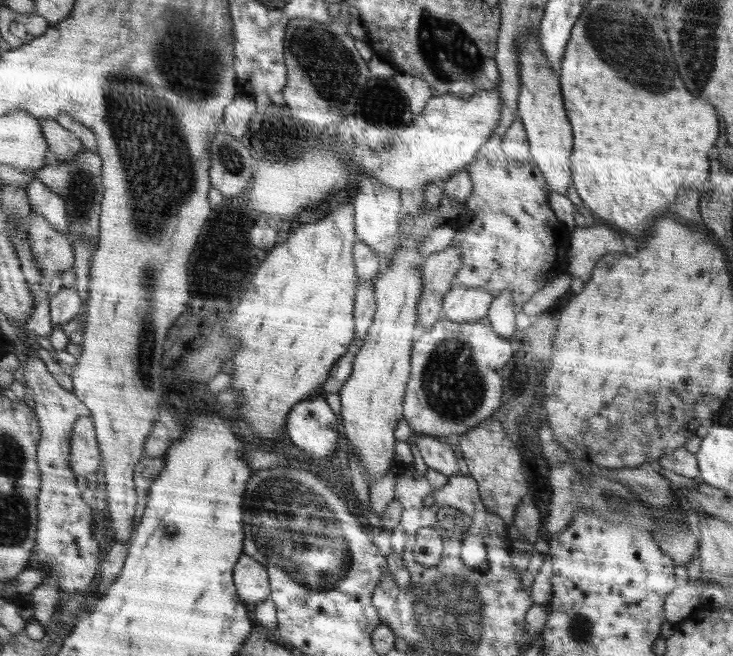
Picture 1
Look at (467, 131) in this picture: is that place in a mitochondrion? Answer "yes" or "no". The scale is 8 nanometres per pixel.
no

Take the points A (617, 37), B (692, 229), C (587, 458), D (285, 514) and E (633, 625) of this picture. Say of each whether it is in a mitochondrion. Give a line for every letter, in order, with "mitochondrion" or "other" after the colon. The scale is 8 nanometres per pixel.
A: mitochondrion
B: other
C: other
D: mitochondrion
E: other

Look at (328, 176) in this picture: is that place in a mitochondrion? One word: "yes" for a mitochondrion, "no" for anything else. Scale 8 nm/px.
no

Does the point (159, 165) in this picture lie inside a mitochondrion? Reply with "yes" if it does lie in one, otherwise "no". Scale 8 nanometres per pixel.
yes

